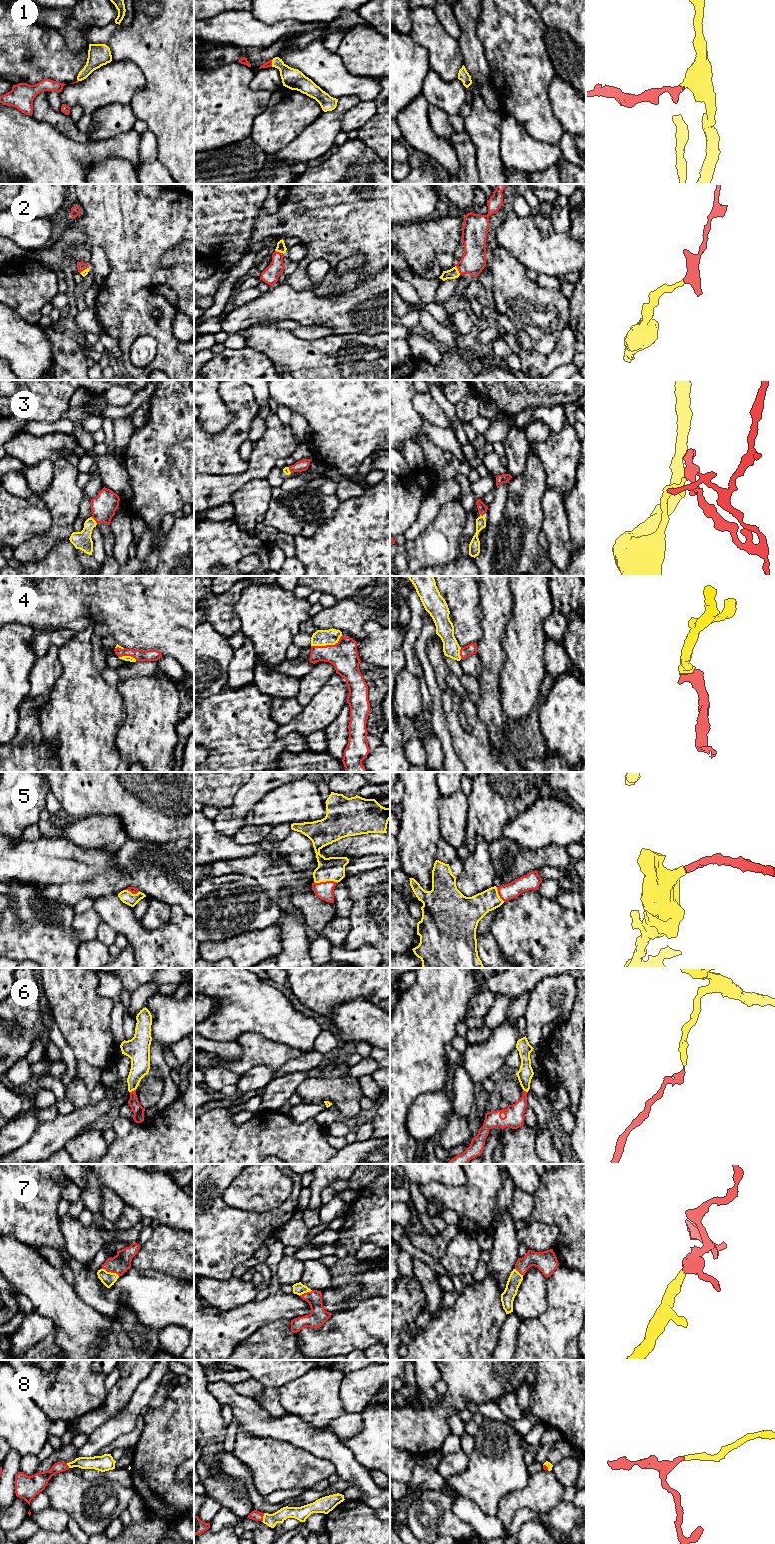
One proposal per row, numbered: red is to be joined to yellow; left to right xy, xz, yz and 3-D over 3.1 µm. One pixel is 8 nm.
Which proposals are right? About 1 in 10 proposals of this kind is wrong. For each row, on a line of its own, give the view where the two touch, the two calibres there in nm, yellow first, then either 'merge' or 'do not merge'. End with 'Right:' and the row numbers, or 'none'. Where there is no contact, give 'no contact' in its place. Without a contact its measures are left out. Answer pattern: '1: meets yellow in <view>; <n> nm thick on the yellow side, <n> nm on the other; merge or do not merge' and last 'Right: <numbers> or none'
1: meets yellow in xz; 160 nm thick on the yellow side, 50 nm on the other; merge
2: meets yellow in yz; 90 nm thick on the yellow side, 200 nm on the other; merge
3: meets yellow in xy; 150 nm thick on the yellow side, 200 nm on the other; merge
4: meets yellow in xz; 130 nm thick on the yellow side, 220 nm on the other; merge
5: meets yellow in xz; 190 nm thick on the yellow side, 140 nm on the other; merge
6: meets yellow in xy; 160 nm thick on the yellow side, 90 nm on the other; merge
7: meets yellow in xy; 110 nm thick on the yellow side, 160 nm on the other; merge
8: meets yellow in xz; 100 nm thick on the yellow side, 80 nm on the other; merge
Right: 1, 2, 3, 4, 5, 6, 7, 8

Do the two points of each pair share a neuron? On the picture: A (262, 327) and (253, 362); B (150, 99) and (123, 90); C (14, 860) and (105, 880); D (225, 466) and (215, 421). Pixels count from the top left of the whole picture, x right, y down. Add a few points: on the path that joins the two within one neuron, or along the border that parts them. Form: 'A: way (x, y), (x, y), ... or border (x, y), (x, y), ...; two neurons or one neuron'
A: border (246, 345), (260, 350), (274, 364); two neurons
B: border (140, 71), (145, 84), (134, 93), (129, 103); two neurons
C: border (112, 864), (110, 870), (95, 874), (87, 881); two neurons
D: border (234, 416), (221, 431), (209, 433), (204, 430); two neurons

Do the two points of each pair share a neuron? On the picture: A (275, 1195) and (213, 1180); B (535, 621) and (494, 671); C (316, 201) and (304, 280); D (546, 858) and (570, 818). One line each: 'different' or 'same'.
A: different
B: different
C: same
D: different

